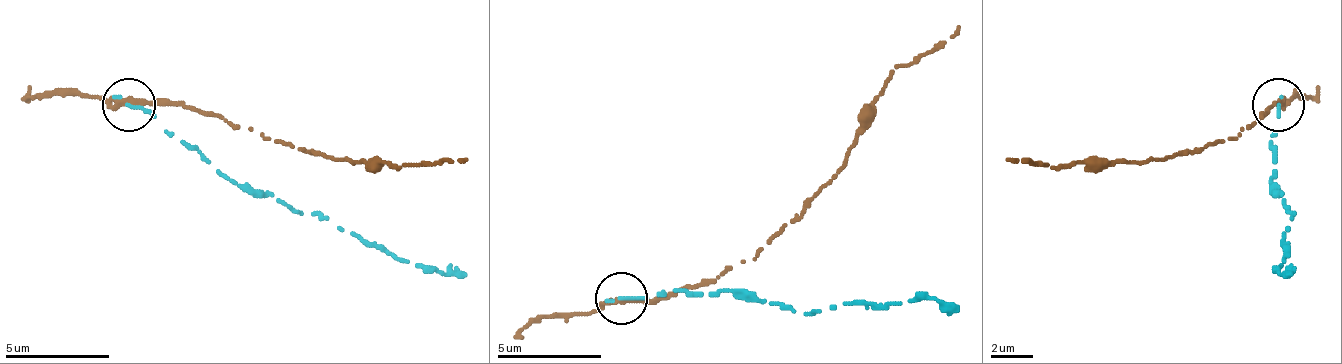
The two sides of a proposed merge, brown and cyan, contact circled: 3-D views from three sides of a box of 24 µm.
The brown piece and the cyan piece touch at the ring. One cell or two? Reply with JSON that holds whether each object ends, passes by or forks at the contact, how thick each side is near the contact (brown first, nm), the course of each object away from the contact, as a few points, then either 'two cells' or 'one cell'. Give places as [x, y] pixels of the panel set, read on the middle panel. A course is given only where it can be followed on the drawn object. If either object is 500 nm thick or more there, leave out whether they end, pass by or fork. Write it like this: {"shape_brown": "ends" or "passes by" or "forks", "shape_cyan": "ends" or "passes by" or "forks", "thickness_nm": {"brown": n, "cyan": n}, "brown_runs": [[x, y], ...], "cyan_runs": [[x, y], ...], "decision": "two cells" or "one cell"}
{"shape_brown": "passes by", "shape_cyan": "ends", "thickness_nm": {"brown": 300, "cyan": 190}, "brown_runs": [[620, 297], [677, 297], [756, 260], [839, 171], [886, 77], [960, 25]], "cyan_runs": [[620, 297], [724, 291], [792, 312], [923, 297], [960, 312]], "decision": "two cells"}

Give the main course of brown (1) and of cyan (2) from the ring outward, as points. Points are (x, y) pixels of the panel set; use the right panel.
1: (1277, 103), (1240, 134), (1152, 161), (1057, 166), (1005, 161)
2: (1277, 103), (1272, 182), (1282, 192), (1293, 213), (1277, 270), (1293, 276)

